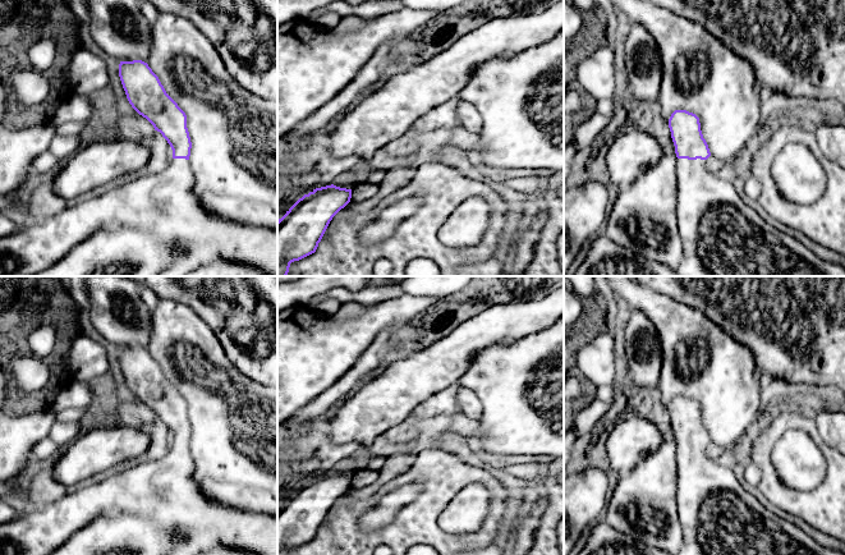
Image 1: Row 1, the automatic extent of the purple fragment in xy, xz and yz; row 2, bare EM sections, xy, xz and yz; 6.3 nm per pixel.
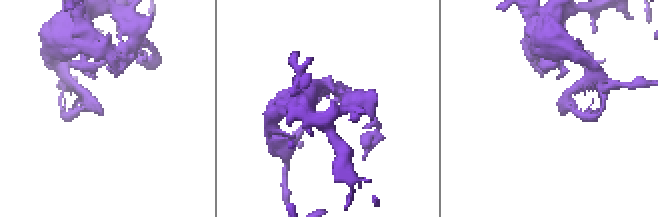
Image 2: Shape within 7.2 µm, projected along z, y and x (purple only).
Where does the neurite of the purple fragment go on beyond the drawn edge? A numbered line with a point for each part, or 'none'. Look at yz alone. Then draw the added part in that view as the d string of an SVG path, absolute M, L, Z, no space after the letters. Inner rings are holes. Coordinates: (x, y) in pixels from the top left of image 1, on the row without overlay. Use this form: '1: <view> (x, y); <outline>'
1: yz (719, 517); M678 445L676 509L684 533L679 555L844 555L827 549L791 522L766 509L738 481L734 471L706 454L706 446Z

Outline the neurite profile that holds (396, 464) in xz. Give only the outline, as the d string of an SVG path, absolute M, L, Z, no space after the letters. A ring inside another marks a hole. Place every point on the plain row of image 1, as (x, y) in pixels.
M398 453L386 457L386 463L384 468L378 472L378 478L371 486L360 490L349 489L346 496L350 501L364 500L375 495L378 489L387 481L405 473L415 463L417 455L414 453Z

